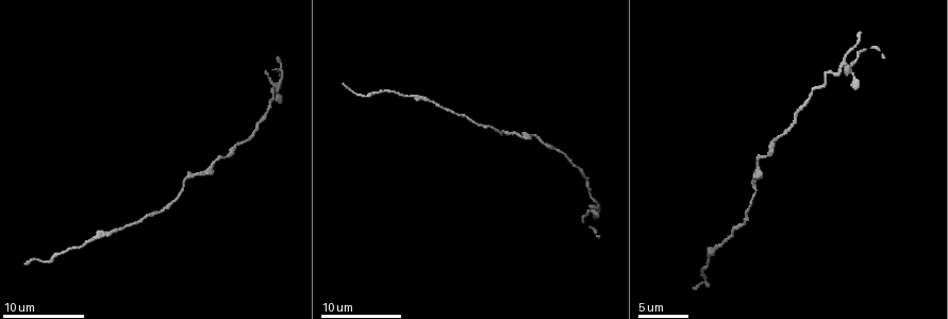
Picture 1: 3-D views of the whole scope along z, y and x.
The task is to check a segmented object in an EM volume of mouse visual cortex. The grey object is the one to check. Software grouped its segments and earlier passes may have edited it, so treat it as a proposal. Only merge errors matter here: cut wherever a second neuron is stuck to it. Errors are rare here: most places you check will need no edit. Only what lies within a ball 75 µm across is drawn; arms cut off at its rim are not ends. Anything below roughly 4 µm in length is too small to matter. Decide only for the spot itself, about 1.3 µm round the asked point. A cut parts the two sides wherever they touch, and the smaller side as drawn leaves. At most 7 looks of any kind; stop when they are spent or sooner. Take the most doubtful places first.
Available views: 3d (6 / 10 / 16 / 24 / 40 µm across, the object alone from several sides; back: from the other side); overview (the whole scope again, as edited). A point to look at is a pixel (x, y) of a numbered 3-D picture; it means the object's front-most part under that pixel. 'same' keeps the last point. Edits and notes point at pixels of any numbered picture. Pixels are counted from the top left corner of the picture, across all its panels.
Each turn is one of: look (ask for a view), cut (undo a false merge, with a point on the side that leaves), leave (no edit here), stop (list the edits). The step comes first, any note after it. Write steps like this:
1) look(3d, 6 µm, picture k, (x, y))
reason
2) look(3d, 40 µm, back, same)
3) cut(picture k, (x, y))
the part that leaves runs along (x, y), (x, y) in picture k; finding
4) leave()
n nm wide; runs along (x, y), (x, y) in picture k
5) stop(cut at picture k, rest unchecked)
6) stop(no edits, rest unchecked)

look(3d, 6 µm, picture 1, (592, 198))
calibre changes

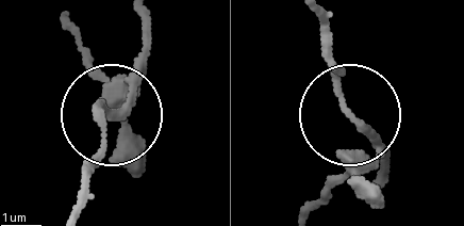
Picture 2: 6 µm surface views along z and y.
leave()
runs along (317, 14), (345, 71), (337, 92), (378, 146), (385, 180) in picture 2; all the same neuron

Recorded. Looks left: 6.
look(3d, 10 µm, picture 1, (407, 95))
sudden change in width

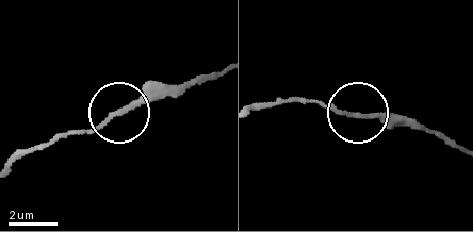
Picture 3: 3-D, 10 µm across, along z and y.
look(3d, 10 µm, back, picture 3, (363, 117))

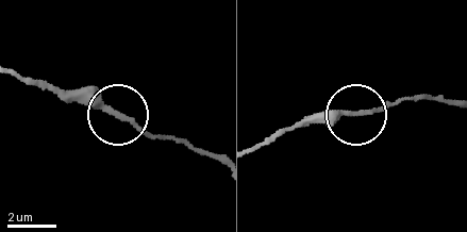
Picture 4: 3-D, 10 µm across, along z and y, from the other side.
leave()
230 nm wide; runs along (19, 73), (55, 92), (99, 100), (164, 138) in picture 4; continuous, no second neuron

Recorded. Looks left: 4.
look(3d, 10 µm, picture 1, (214, 165))
thick turns thin

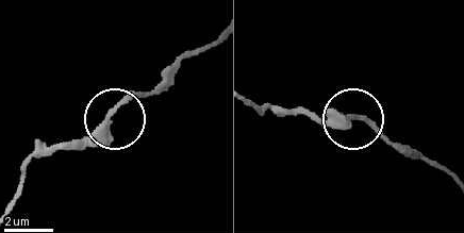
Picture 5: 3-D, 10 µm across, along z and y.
leave()
runs along (284, 111), (367, 119), (402, 152) in picture 5; continuous, no second neuron

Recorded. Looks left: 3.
stop(no edits, rest unchecked)

